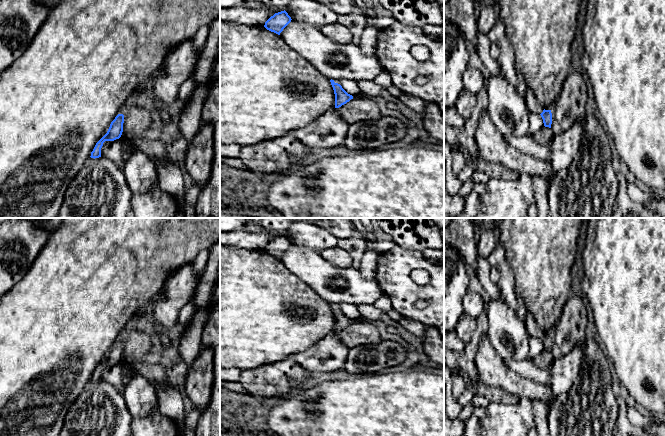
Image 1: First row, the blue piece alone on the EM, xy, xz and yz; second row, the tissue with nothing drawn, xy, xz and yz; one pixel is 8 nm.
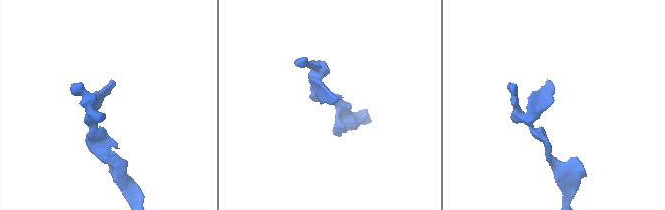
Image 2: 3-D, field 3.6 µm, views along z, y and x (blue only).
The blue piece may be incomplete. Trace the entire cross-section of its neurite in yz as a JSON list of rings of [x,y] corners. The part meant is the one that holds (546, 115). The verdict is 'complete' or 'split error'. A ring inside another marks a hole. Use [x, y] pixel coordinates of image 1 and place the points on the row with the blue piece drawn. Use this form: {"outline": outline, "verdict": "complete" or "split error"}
{"outline": [[[543,110],[543,112],[540,114],[542,119],[543,119],[543,123],[545,127],[549,127],[551,128],[551,124],[552,124],[552,113],[551,110]]], "verdict": "complete"}

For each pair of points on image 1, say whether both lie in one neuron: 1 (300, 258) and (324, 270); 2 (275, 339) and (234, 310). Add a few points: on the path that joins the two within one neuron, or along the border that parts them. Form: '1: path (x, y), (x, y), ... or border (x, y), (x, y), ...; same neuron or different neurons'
1: path (306, 264), (313, 270), (318, 270); same neuron
2: path (265, 329), (244, 310); same neuron

